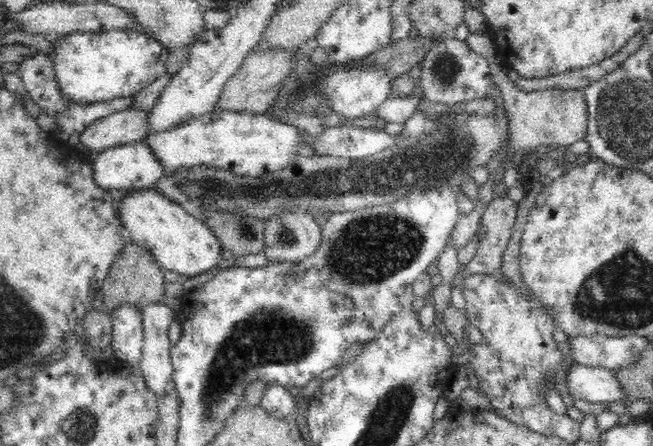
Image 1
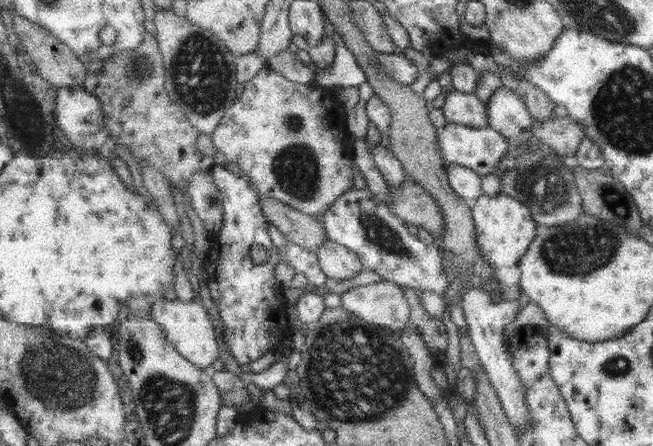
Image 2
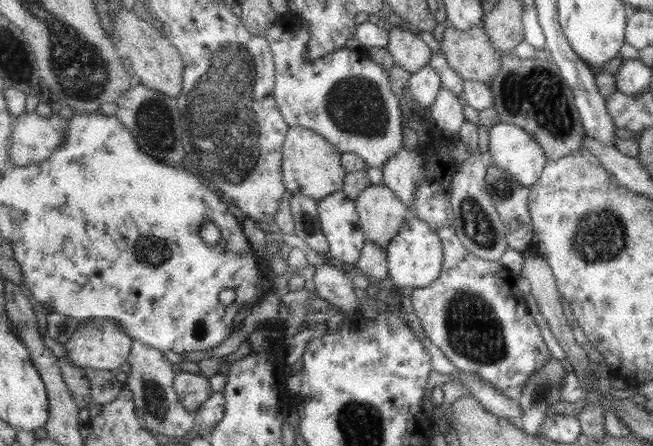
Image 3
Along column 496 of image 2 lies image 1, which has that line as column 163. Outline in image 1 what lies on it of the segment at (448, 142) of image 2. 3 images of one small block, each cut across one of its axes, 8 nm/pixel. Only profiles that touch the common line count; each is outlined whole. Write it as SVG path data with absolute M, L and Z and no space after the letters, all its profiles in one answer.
M220 109L192 118L170 130L150 133L144 142L160 163L164 175L174 174L176 170L208 166L236 175L259 177L288 166L291 158L297 156L298 146L304 141L300 130L270 119L264 113L238 113Z

